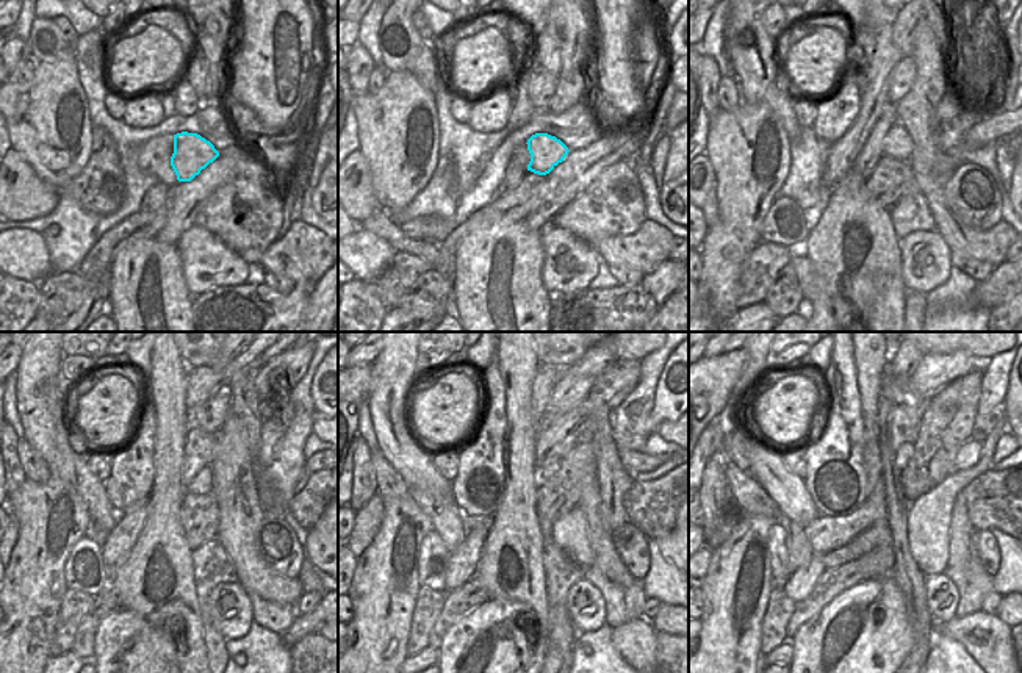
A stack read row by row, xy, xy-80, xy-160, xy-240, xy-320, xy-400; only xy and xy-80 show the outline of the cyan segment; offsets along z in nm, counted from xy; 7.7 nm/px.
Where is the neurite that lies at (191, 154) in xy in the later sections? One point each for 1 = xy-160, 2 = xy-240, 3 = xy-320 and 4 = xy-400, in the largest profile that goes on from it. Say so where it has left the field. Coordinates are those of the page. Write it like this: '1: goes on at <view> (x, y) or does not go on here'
1: goes on at xy-160 (897, 144)
2: goes on at xy-240 (201, 484)
3: goes on at xy-320 (550, 467)
4: goes on at xy-400 (902, 456)

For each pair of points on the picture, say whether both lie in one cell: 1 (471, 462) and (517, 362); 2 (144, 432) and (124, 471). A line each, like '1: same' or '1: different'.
1: different
2: same

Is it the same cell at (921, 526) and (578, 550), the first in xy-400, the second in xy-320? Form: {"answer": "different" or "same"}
{"answer": "same"}

